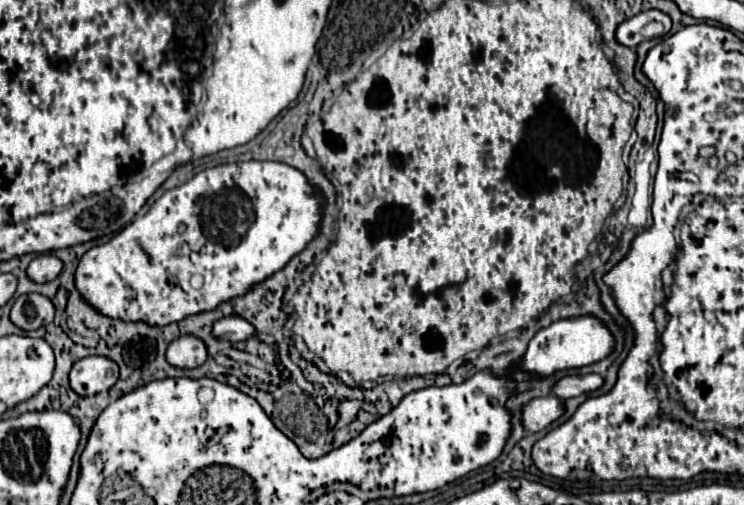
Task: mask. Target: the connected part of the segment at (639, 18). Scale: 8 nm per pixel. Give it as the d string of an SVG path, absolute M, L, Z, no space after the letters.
M656 9L642 11L642 13L638 13L618 25L616 41L626 47L636 47L642 41L670 33L670 27L672 27L672 21L666 13L656 11Z

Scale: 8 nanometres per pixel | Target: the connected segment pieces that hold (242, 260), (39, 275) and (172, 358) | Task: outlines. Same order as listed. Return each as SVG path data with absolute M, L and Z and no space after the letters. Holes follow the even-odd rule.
M248 161L248 163L228 163L228 165L218 165L218 167L212 167L212 169L204 169L196 177L192 177L188 183L166 191L150 207L150 211L146 215L134 219L114 239L110 239L104 245L92 247L80 259L80 263L78 263L78 269L76 269L76 287L82 293L82 297L90 305L94 305L100 313L104 313L108 317L120 317L124 321L146 321L150 325L168 325L168 323L180 321L180 319L184 319L188 315L202 313L202 311L210 311L216 305L220 305L220 303L224 303L224 301L228 301L232 297L244 295L254 283L264 281L266 277L270 277L272 273L276 273L278 269L282 269L294 255L298 255L318 235L318 225L320 225L320 217L322 217L322 207L320 205L322 205L320 193L316 193L308 185L306 177L298 169L294 169L294 167L286 165L286 163L276 163L276 161ZM194 277L200 277L202 279L202 285L200 287L194 287L192 285L192 279Z
M42 253L28 265L28 277L36 283L48 283L54 281L62 271L62 261L54 253Z
M176 337L166 349L166 359L174 367L198 367L206 361L206 345L198 337Z

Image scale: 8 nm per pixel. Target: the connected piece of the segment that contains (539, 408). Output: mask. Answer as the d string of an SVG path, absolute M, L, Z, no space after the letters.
M542 397L542 399L532 399L524 407L524 427L528 431L542 431L546 429L552 421L560 419L564 415L564 403L560 397Z

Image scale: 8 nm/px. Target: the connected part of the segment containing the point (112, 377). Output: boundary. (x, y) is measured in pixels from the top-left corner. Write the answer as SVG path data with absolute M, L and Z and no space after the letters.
M102 355L84 357L70 371L70 385L78 395L96 395L118 381L118 365Z

